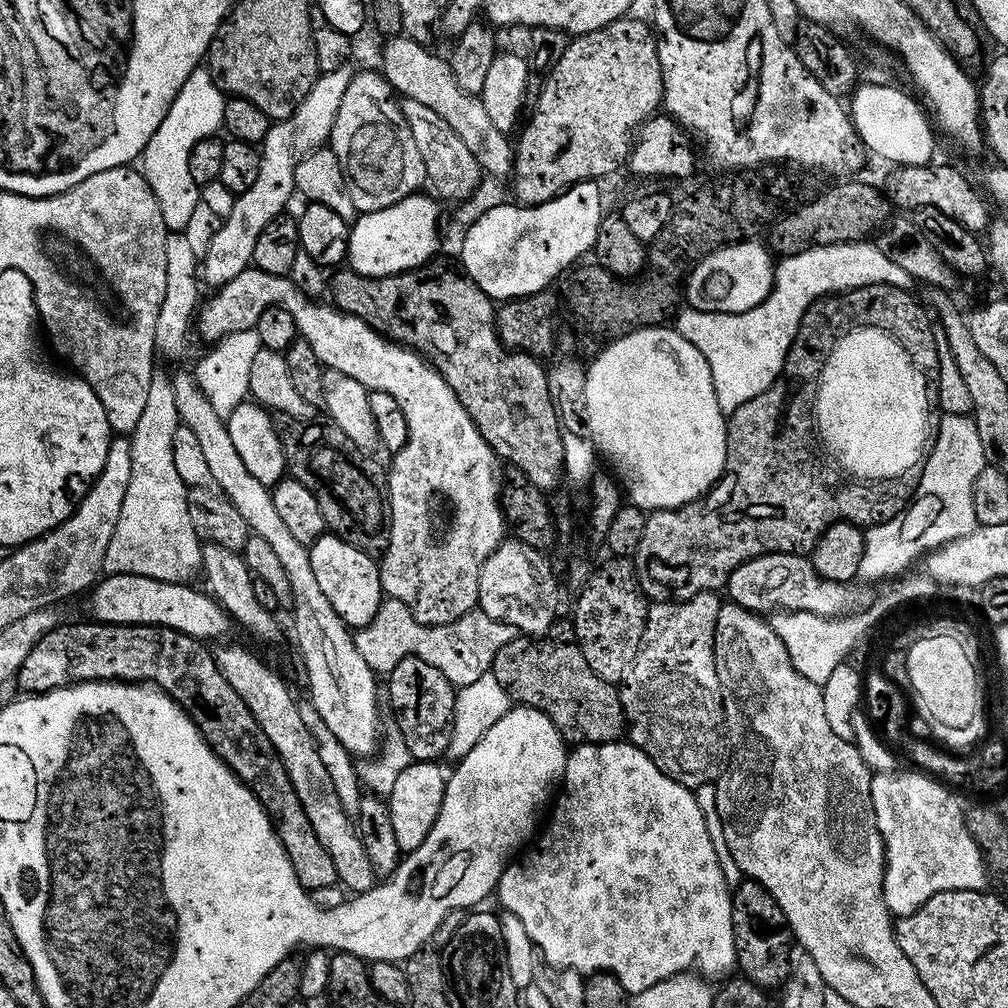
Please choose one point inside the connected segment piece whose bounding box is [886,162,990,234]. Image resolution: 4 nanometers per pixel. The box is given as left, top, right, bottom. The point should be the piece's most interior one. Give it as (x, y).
(912, 186)

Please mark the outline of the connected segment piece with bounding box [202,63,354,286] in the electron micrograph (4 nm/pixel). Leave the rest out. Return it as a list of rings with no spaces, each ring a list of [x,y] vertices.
[[[351,63],[338,66],[338,70],[321,72],[314,86],[310,86],[310,94],[302,98],[302,102],[294,110],[294,114],[285,120],[277,120],[269,127],[262,147],[259,149],[260,165],[258,179],[250,190],[239,193],[233,202],[233,209],[228,217],[222,219],[221,228],[210,240],[210,246],[202,257],[202,280],[206,285],[219,286],[230,282],[242,270],[252,264],[254,242],[258,242],[258,234],[270,226],[275,216],[281,215],[288,204],[288,199],[296,192],[294,174],[298,162],[309,152],[325,147],[329,143],[334,118],[338,118],[338,106],[342,106],[342,98],[346,94],[346,86],[350,86],[354,75]]]

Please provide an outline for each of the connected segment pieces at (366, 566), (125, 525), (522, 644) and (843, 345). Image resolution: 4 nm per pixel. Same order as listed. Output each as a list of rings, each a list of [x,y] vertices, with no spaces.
[[[335,534],[318,537],[309,547],[308,557],[314,570],[314,578],[318,578],[318,586],[322,586],[322,594],[330,598],[330,606],[334,606],[344,624],[354,630],[368,625],[374,614],[378,614],[382,599],[377,561],[369,553],[347,544]]]
[[[160,366],[151,374],[149,395],[146,397],[145,409],[142,410],[138,424],[130,434],[131,472],[126,495],[122,500],[118,523],[111,535],[103,558],[102,570],[107,575],[114,573],[134,574],[154,578],[158,581],[183,583],[190,580],[203,565],[202,540],[190,519],[188,486],[182,482],[174,463],[174,433],[181,425],[174,402],[174,390],[171,375],[166,374]]]
[[[556,622],[544,635],[529,638],[520,634],[506,642],[494,655],[491,673],[517,705],[546,714],[569,745],[614,744],[625,735],[626,721],[617,685],[600,680],[590,670],[571,623]]]
[[[858,327],[848,331],[836,340],[816,384],[813,415],[821,447],[826,448],[825,453],[834,464],[836,462],[862,482],[895,480],[909,475],[908,472],[919,467],[925,459],[930,440],[926,383],[927,376],[888,332],[876,327]]]

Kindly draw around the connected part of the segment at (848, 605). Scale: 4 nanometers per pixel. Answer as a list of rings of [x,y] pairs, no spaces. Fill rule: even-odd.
[[[771,552],[765,556],[759,556],[753,560],[742,562],[728,576],[726,585],[727,599],[734,604],[740,604],[743,608],[749,608],[751,612],[757,614],[772,614],[777,610],[781,612],[809,611],[812,614],[824,617],[841,617],[851,613],[857,606],[856,592],[853,585],[848,582],[838,580],[823,580],[817,576],[811,559],[802,556],[791,556],[785,552]]]

